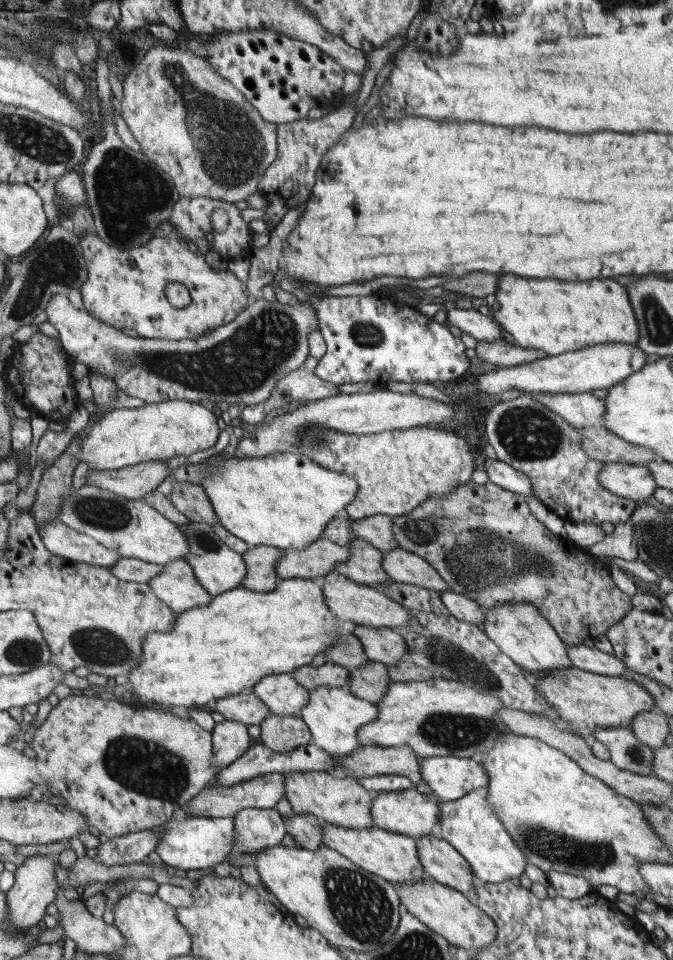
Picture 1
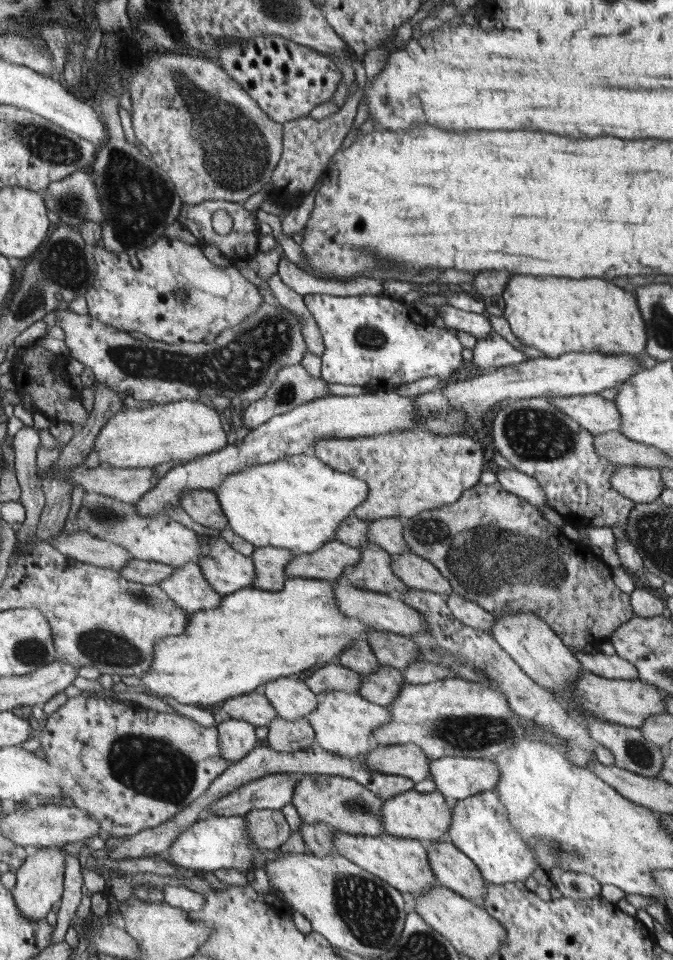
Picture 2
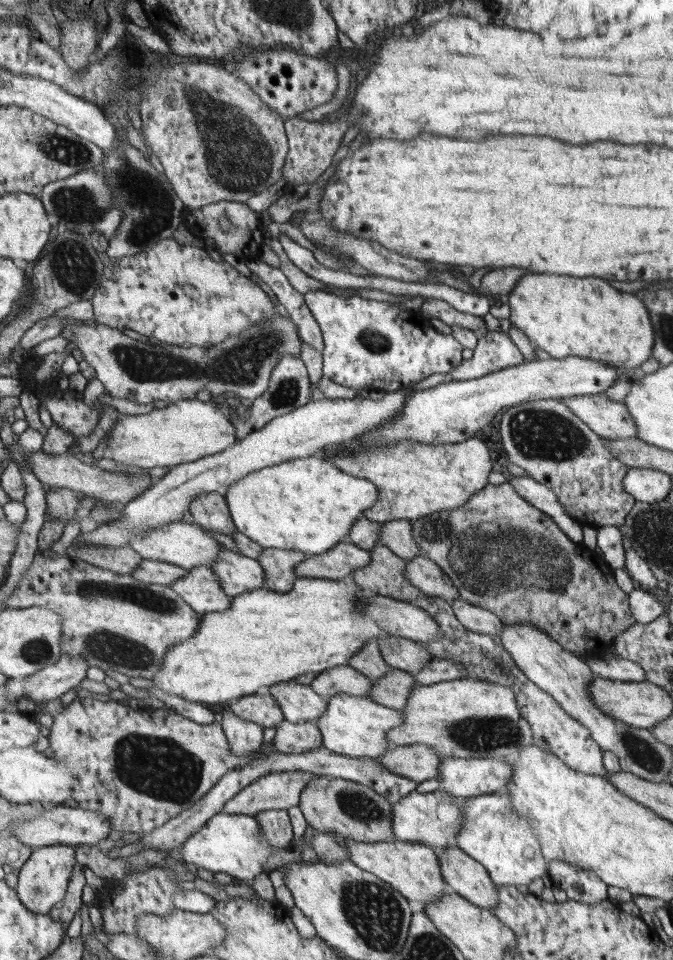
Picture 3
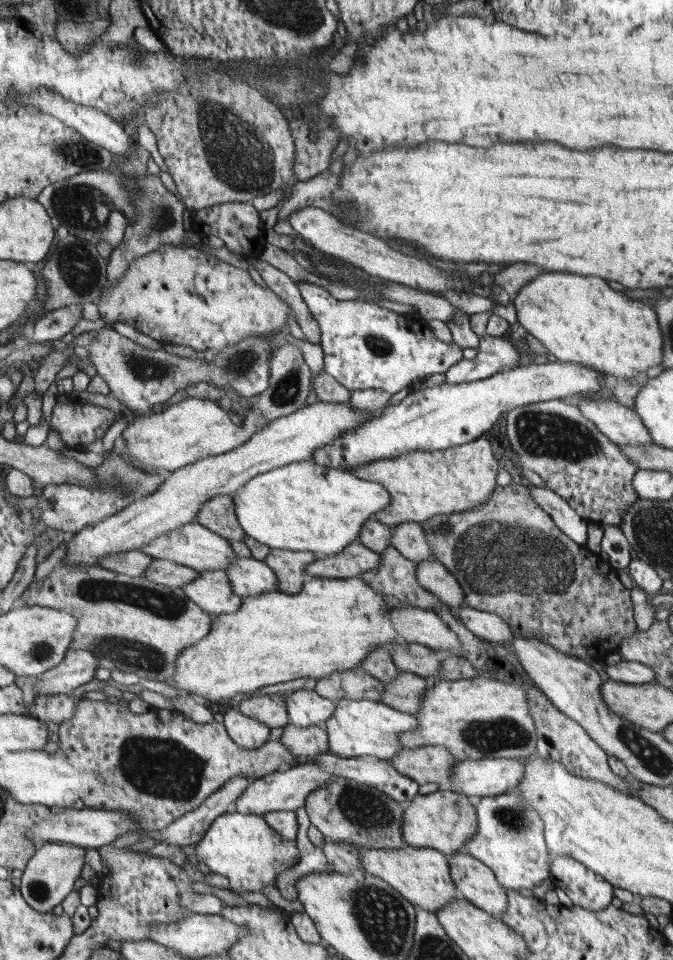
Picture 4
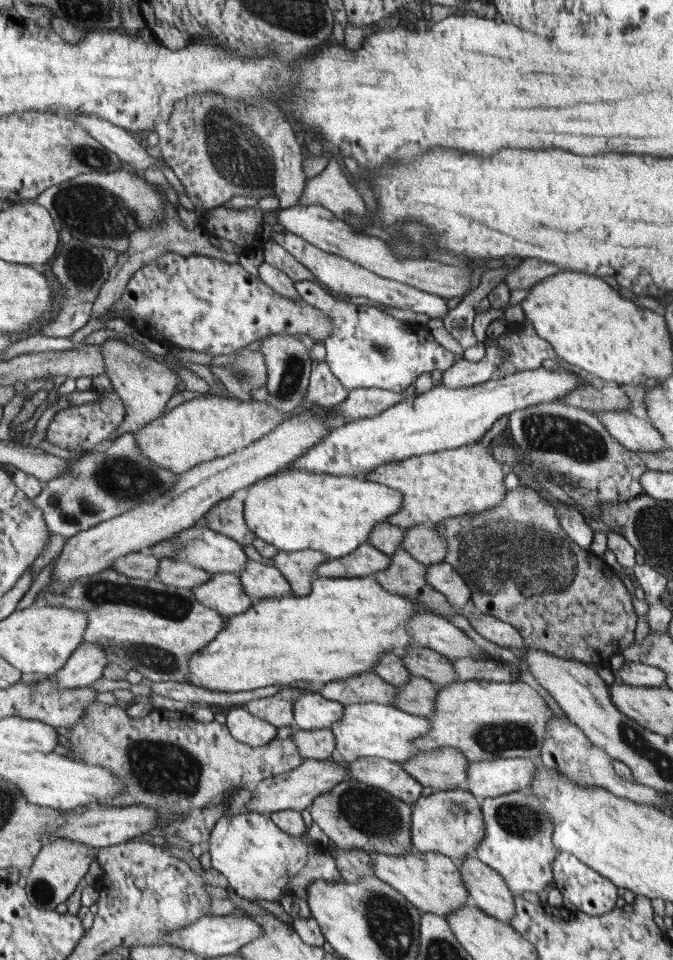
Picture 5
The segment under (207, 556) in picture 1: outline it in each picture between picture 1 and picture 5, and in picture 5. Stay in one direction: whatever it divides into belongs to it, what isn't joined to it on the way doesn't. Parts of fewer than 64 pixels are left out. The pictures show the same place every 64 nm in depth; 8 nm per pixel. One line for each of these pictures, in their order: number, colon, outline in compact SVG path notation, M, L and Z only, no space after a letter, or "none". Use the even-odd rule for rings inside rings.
2: M197 536L197 540L203 550L203 558L199 558L197 564L219 596L225 598L243 588L251 588L257 578L257 568L251 558L237 554L221 538Z
3: M221 546L219 560L209 566L215 570L215 576L219 578L219 588L227 592L227 596L235 598L243 592L257 592L263 590L265 584L265 568L259 564L259 560L245 558L237 552L229 552Z
4: M237 556L237 560L231 562L231 566L223 572L227 572L231 580L231 592L235 592L239 598L277 592L277 574L265 562Z
5: M247 562L247 568L243 572L237 572L241 578L241 588L245 596L255 600L269 600L269 598L285 598L291 596L289 580L279 572L275 566L263 566L259 562Z

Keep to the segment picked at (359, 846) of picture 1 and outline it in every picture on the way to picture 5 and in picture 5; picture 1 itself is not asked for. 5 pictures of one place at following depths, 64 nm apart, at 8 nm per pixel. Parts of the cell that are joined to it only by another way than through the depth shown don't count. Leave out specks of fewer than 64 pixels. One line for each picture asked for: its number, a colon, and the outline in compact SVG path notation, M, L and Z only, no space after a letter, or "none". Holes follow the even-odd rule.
2: M335 832L333 838L335 852L339 856L345 856L347 860L355 862L359 868L383 878L387 884L391 884L399 892L407 894L423 894L429 888L437 886L437 878L433 874L431 862L429 862L429 852L419 840L411 838L397 838L397 836L367 836L367 834L347 834L347 832Z
3: M347 840L345 848L349 854L349 860L355 866L359 866L359 868L379 876L379 880L385 880L387 884L391 884L391 888L399 890L407 898L407 902L417 900L421 904L427 904L449 892L447 882L443 880L443 874L441 874L441 862L439 862L439 856L435 854L435 848L429 848L429 846L423 846L417 842L399 842L399 840L391 840L391 842Z
4: M415 846L371 848L371 850L359 848L359 852L361 852L361 870L385 880L413 906L419 906L433 914L459 898L459 890L451 878L451 866L447 856L433 848L415 848Z
5: M409 852L409 854L369 854L373 858L373 870L375 878L387 882L391 888L395 888L399 894L403 894L419 912L429 912L435 916L447 916L455 910L469 904L469 890L461 876L461 870L457 868L457 862L437 854L437 852Z

